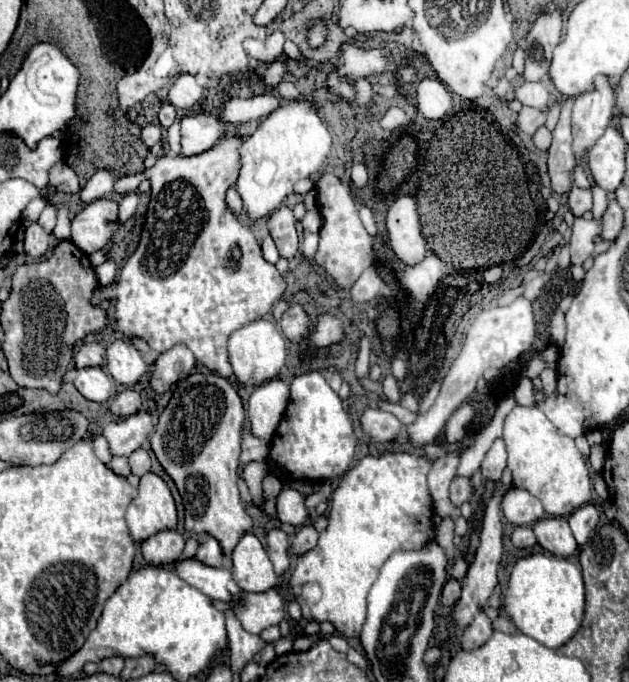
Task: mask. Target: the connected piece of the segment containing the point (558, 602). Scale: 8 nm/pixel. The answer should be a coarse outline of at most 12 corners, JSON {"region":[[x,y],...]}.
{"region":[[552,553],[518,559],[504,609],[552,649],[584,619],[580,565]]}

